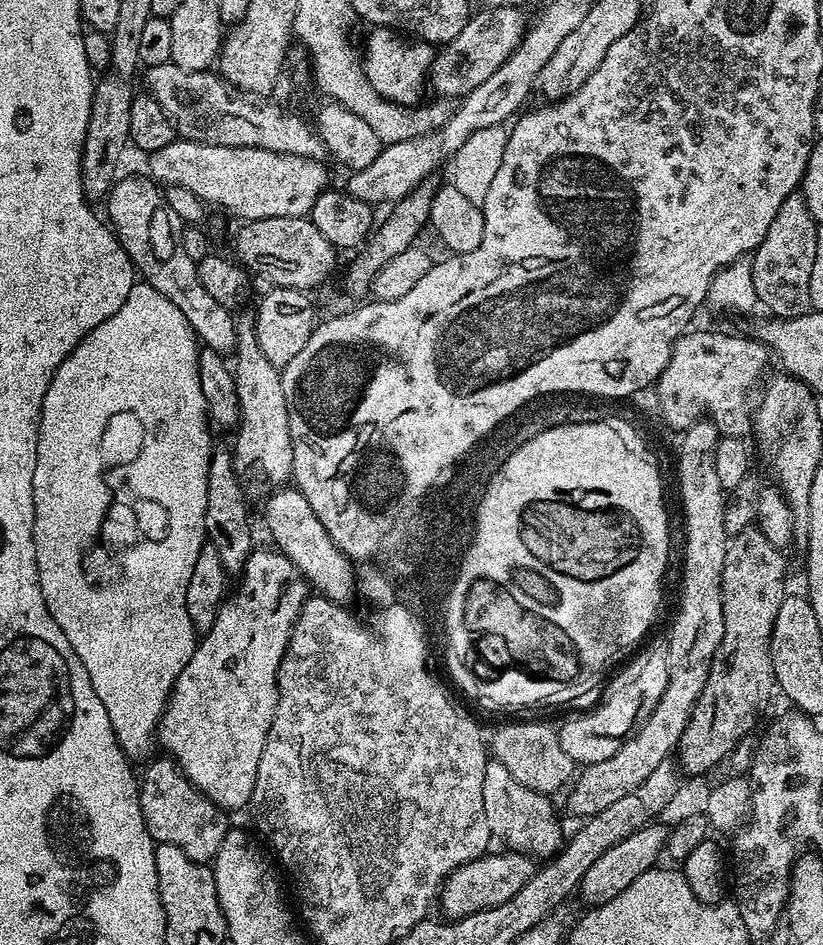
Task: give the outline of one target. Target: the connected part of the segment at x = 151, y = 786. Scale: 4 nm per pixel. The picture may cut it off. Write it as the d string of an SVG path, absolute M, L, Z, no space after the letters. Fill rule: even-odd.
M153 759L147 765L144 776L139 777L140 809L146 822L146 830L156 844L178 846L186 858L199 864L215 861L218 846L226 838L230 827L225 809L219 808L213 800L208 800L192 783L182 775L171 759Z

